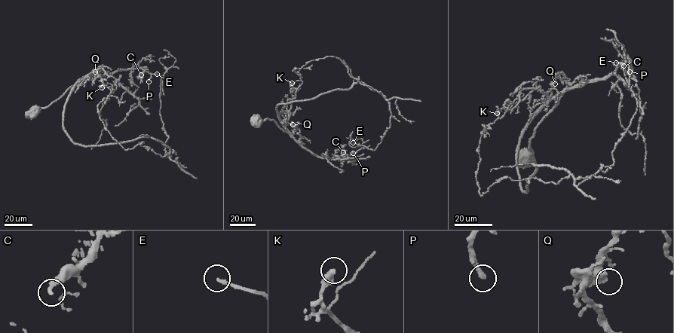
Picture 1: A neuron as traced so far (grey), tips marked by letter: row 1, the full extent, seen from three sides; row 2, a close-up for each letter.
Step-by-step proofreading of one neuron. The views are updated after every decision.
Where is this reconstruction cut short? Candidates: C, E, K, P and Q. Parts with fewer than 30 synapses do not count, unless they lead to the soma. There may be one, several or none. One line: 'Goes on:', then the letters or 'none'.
Goes on: none

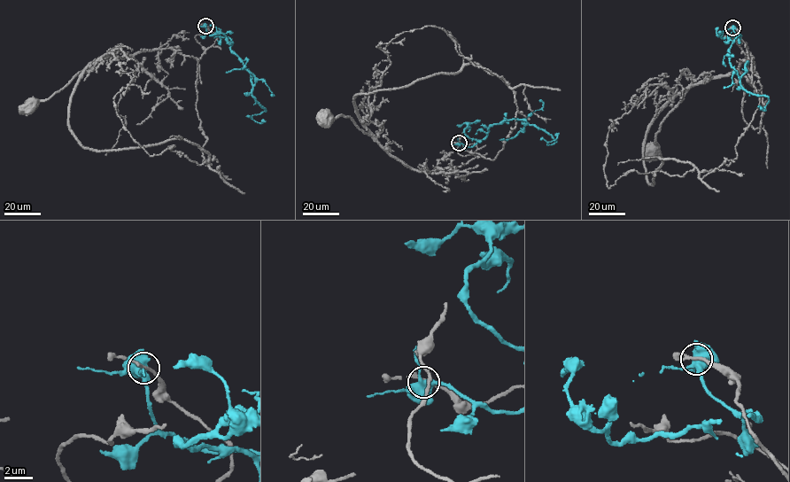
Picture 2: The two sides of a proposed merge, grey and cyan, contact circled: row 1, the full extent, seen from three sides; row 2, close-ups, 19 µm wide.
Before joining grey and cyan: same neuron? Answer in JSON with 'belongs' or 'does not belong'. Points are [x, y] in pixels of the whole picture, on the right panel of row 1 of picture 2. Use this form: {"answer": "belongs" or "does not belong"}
{"answer": "does not belong"}

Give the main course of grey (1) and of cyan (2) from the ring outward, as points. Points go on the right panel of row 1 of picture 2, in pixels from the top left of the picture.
1: (732, 27), (759, 96), (737, 157), (701, 172), (659, 158), (649, 184), (646, 132), (688, 88), (650, 148)
2: (732, 27), (741, 34), (731, 45), (729, 61), (740, 86), (768, 97), (765, 110), (761, 109)

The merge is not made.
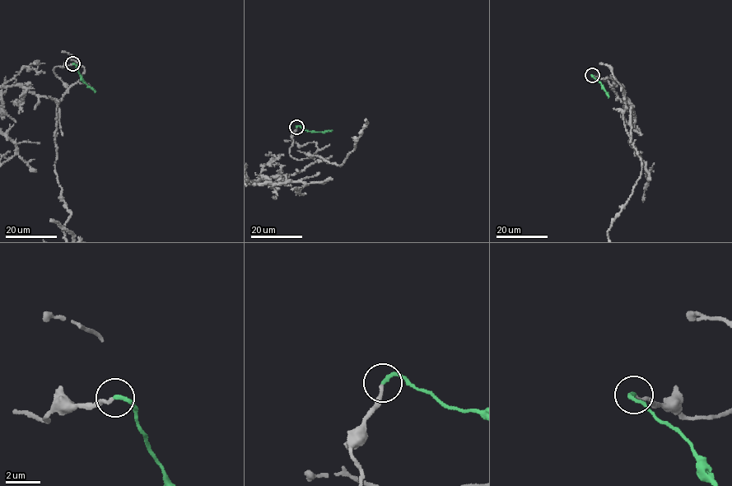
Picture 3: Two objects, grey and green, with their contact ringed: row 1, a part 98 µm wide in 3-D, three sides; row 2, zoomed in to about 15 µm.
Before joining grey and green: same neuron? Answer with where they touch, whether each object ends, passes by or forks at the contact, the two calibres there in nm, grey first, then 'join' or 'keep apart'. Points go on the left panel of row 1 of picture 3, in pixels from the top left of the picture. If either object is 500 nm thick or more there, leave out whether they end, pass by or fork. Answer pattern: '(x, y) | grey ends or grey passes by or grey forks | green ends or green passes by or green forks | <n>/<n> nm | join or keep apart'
(72, 63) | grey ends | green ends | 200/240 nm | join

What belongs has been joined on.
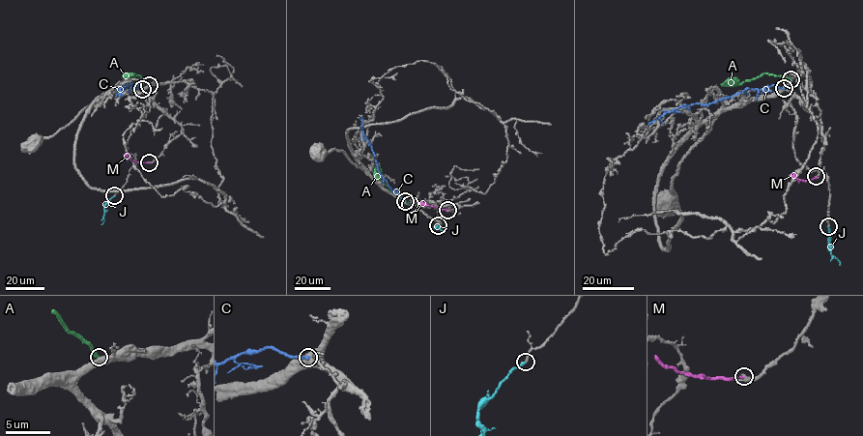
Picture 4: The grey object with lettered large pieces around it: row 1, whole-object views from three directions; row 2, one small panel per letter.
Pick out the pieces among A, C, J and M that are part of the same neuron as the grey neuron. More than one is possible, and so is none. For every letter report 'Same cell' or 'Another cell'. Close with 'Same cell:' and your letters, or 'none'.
A: Another cell
C: Another cell
J: Same cell
M: Another cell
Same cell: J

